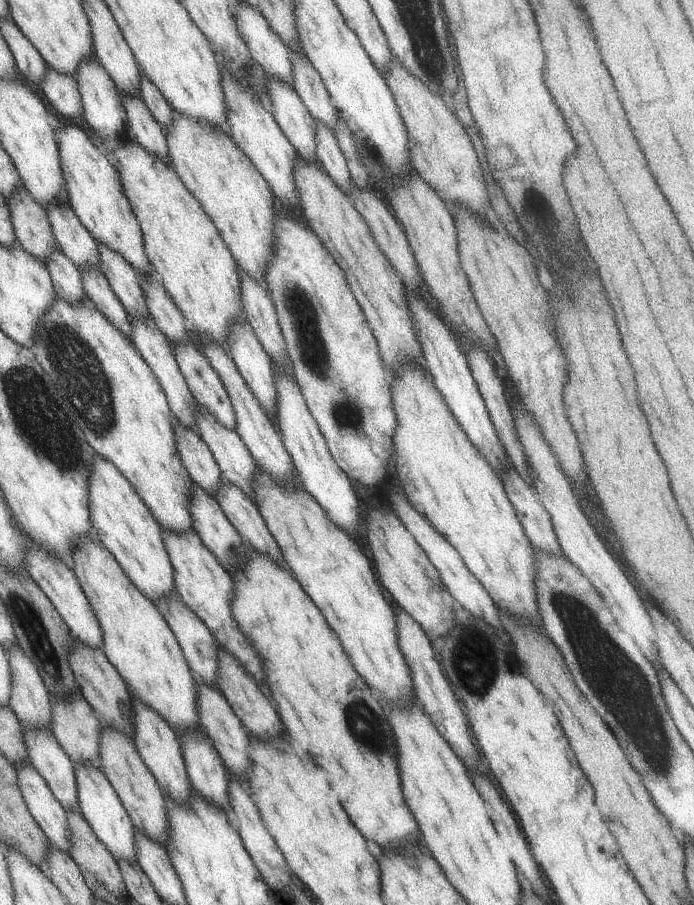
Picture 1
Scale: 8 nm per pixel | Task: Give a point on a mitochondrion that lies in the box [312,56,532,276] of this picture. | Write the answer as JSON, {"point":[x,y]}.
{"point":[368,151]}

